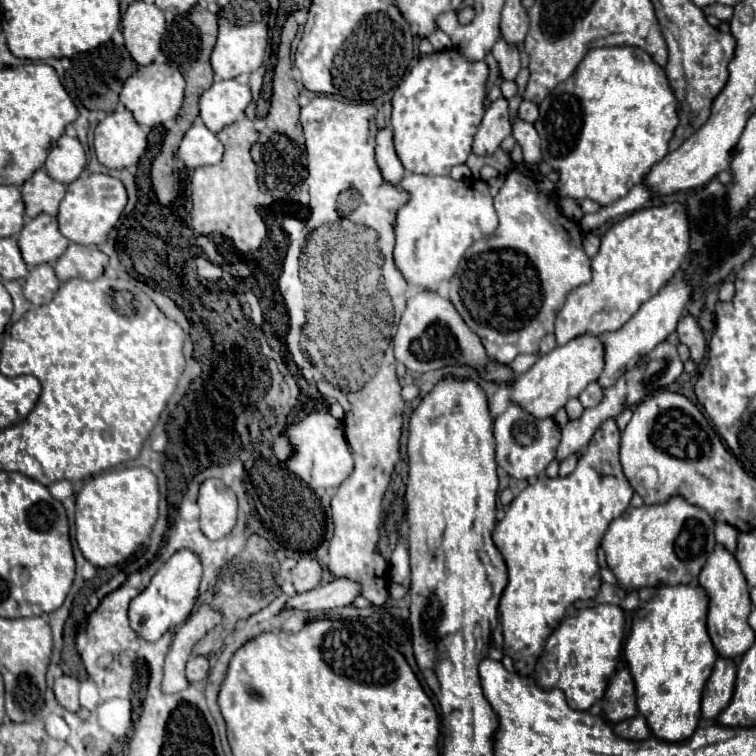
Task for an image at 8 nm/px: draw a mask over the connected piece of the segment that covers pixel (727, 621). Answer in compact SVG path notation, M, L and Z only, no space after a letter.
M716 544L712 554L708 556L706 564L700 570L698 576L700 588L706 590L708 596L708 634L712 638L712 644L716 652L724 658L736 658L744 654L754 644L754 632L748 624L750 616L750 594L746 586L746 578L740 570L740 564L736 556L726 550L722 544Z

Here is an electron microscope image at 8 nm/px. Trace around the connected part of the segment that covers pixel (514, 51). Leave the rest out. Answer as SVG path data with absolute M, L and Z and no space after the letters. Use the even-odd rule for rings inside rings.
M502 38L494 44L492 54L500 66L500 74L504 80L514 80L520 72L520 54L518 48L512 44L506 44Z

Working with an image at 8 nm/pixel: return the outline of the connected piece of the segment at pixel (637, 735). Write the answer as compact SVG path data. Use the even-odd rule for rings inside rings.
M638 714L628 722L628 740L646 740L650 736L650 730L646 726L646 720Z

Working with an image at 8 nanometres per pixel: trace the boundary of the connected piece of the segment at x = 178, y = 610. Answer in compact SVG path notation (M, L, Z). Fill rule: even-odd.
M178 550L176 554L172 554L166 560L166 564L152 576L150 584L136 598L132 598L130 608L128 608L132 630L140 638L154 642L170 628L182 624L190 616L194 600L198 596L200 576L202 576L202 566L200 566L198 556L192 550Z

